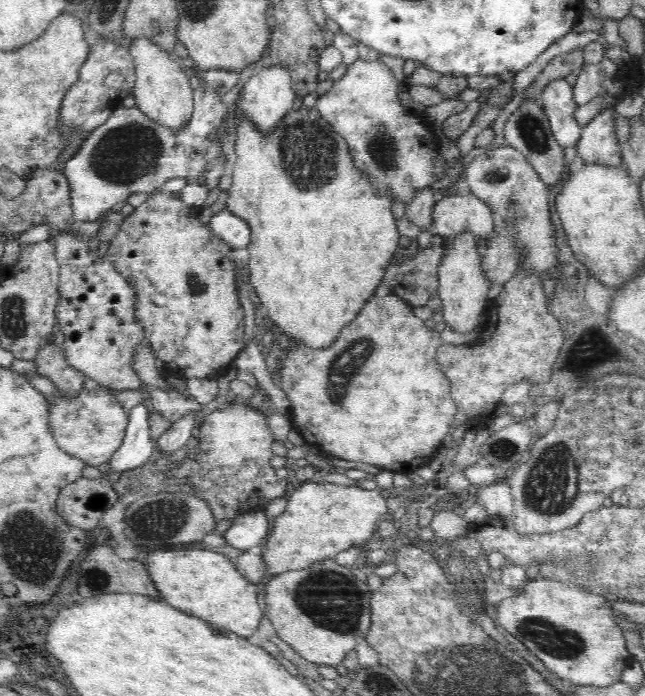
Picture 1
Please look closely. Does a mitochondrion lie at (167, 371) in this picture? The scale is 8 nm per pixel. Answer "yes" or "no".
no

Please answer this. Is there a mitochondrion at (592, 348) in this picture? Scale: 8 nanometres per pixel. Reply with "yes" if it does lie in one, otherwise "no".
yes

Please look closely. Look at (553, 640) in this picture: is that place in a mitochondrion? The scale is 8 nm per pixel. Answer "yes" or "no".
yes

